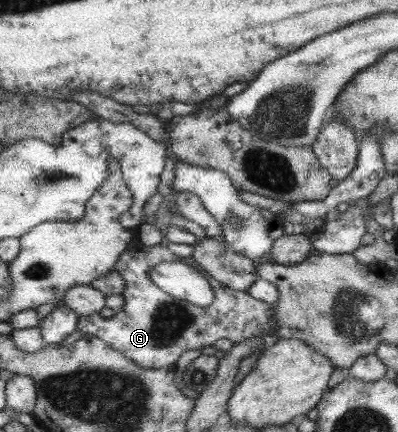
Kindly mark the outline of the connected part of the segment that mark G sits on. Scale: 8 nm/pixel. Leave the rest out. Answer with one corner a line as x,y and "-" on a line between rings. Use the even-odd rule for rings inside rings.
139,243
128,247
115,267
125,281
125,291
122,293
124,306
109,319
102,318
99,313
82,317
79,329
83,335
103,339
104,343
115,351
122,352
140,368
156,370
174,368
184,352
211,347
219,339
229,339
237,344
261,335
268,336
274,331
275,311
270,304
255,299
250,292
224,287
214,277
210,277
192,256
183,257
180,262
192,266
204,275
214,293
213,303
202,308
161,291
149,274
158,263
164,262
164,257
159,253
160,246

